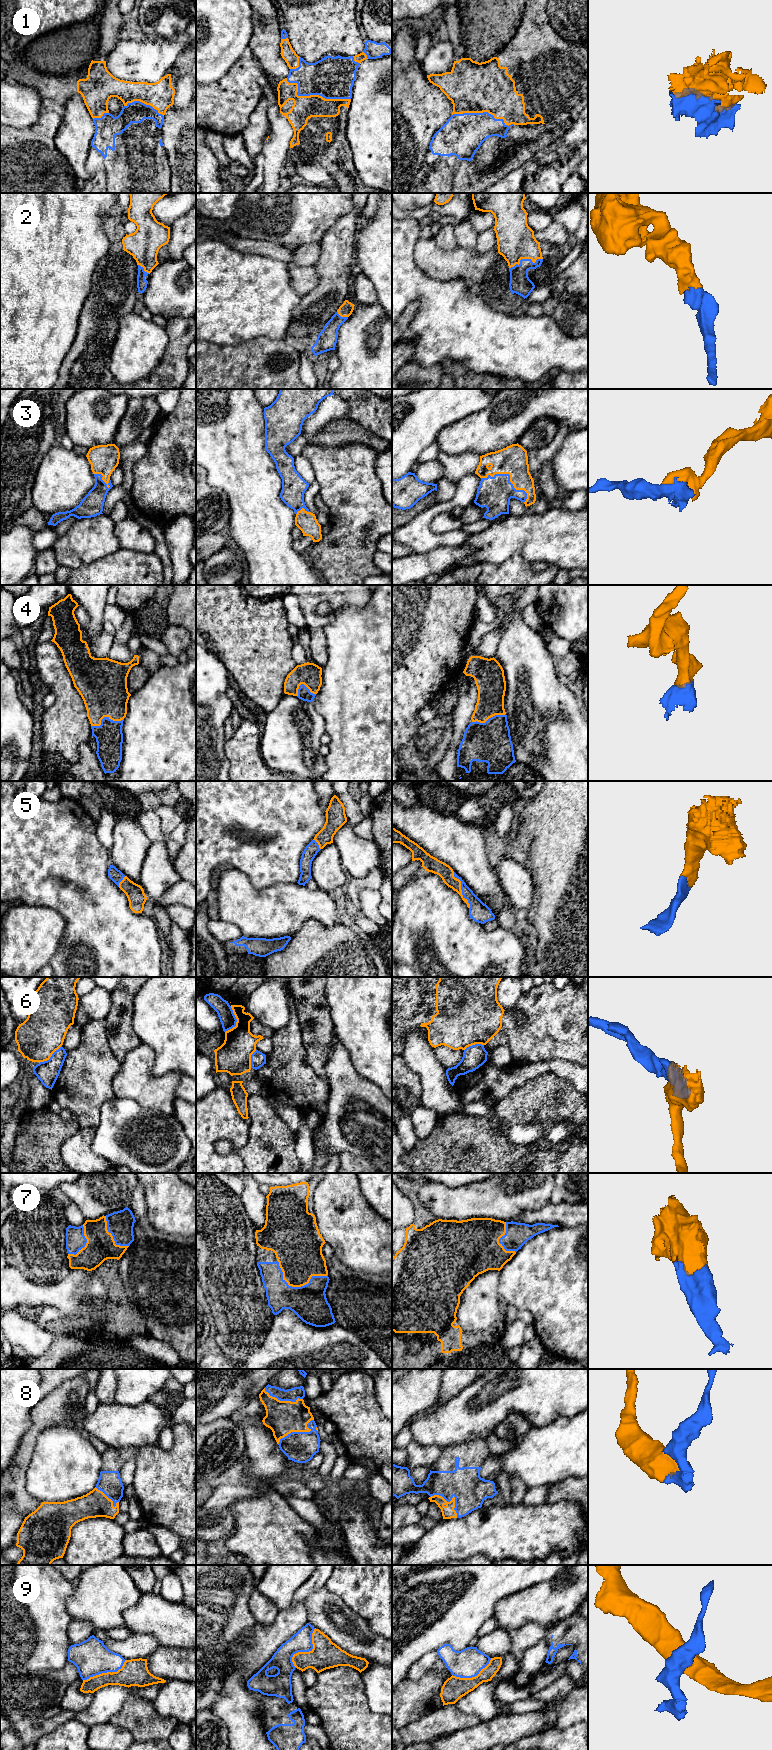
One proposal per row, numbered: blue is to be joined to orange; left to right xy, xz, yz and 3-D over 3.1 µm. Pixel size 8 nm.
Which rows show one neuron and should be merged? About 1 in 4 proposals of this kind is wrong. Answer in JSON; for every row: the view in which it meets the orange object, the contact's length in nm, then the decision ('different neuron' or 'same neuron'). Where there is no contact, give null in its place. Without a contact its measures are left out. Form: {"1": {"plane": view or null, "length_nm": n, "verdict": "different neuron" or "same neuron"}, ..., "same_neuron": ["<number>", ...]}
{"1": {"plane": "xz", "length_nm": 550, "verdict": "same neuron"}, "2": {"plane": "yz", "length_nm": 280, "verdict": "same neuron"}, "3": {"plane": "yz", "length_nm": 420, "verdict": "same neuron"}, "4": {"plane": "xy", "length_nm": 280, "verdict": "same neuron"}, "5": {"plane": "yz", "length_nm": 320, "verdict": "same neuron"}, "6": {"plane": "xz", "length_nm": 220, "verdict": "different neuron"}, "7": {"plane": "xz", "length_nm": 420, "verdict": "same neuron"}, "8": {"plane": "xz", "length_nm": 360, "verdict": "same neuron"}, "9": {"plane": "xz", "length_nm": 360, "verdict": "different neuron"}, "same_neuron": ["1", "2", "3", "4", "5", "7", "8"]}

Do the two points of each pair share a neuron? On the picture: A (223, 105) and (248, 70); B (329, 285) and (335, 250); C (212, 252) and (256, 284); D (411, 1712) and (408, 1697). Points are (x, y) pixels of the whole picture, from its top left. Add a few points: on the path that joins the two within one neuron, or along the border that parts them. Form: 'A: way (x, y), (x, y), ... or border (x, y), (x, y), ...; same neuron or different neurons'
A: way (232, 96), (232, 91), (240, 83), (241, 79); same neuron
B: way (334, 276), (335, 259); same neuron
C: way (223, 263), (245, 284); same neuron
D: way (408, 1708), (408, 1701); same neuron

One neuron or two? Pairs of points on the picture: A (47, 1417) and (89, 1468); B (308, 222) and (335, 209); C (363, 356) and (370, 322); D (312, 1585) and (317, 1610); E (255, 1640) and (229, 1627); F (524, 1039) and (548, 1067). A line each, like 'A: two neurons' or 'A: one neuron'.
A: two neurons
B: one neuron
C: one neuron
D: two neurons
E: two neurons
F: two neurons

